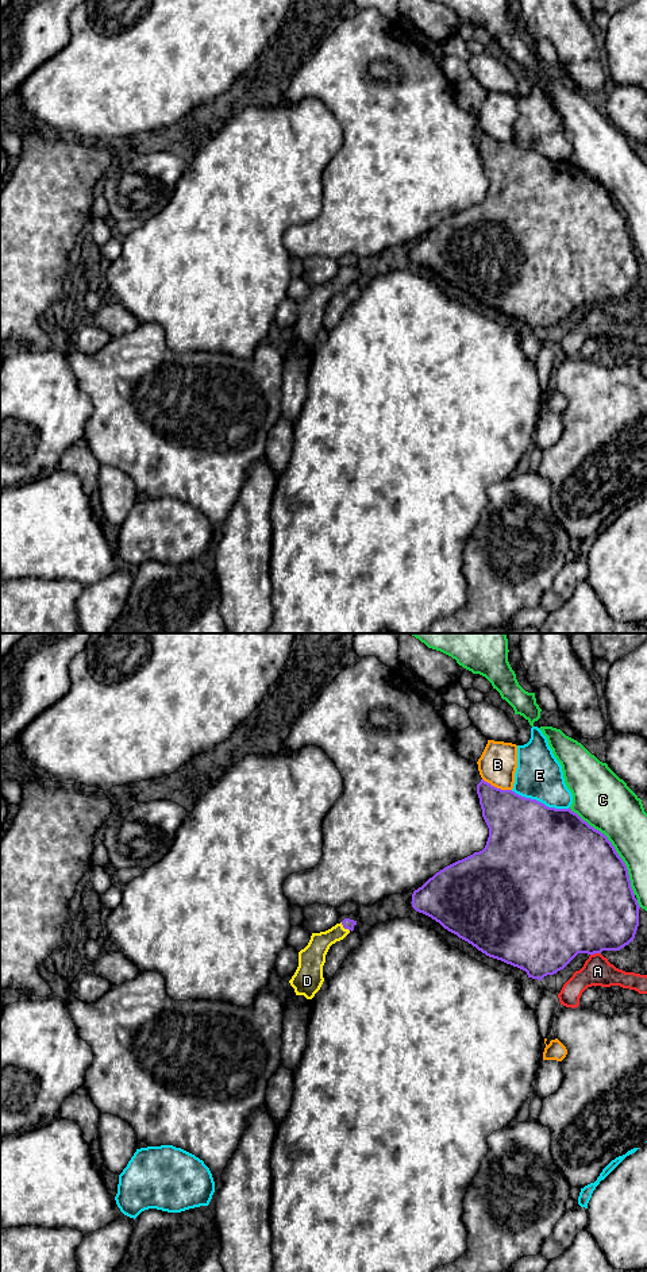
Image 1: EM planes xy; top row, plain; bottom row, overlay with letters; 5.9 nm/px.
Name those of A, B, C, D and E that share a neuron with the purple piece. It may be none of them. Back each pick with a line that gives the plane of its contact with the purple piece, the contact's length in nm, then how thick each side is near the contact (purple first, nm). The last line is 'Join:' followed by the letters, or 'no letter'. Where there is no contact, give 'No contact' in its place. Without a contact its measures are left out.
D: Touches purple in xy. Shared border 80 nm. Thickness 70 nm (purple) against 140 nm
Join: D

